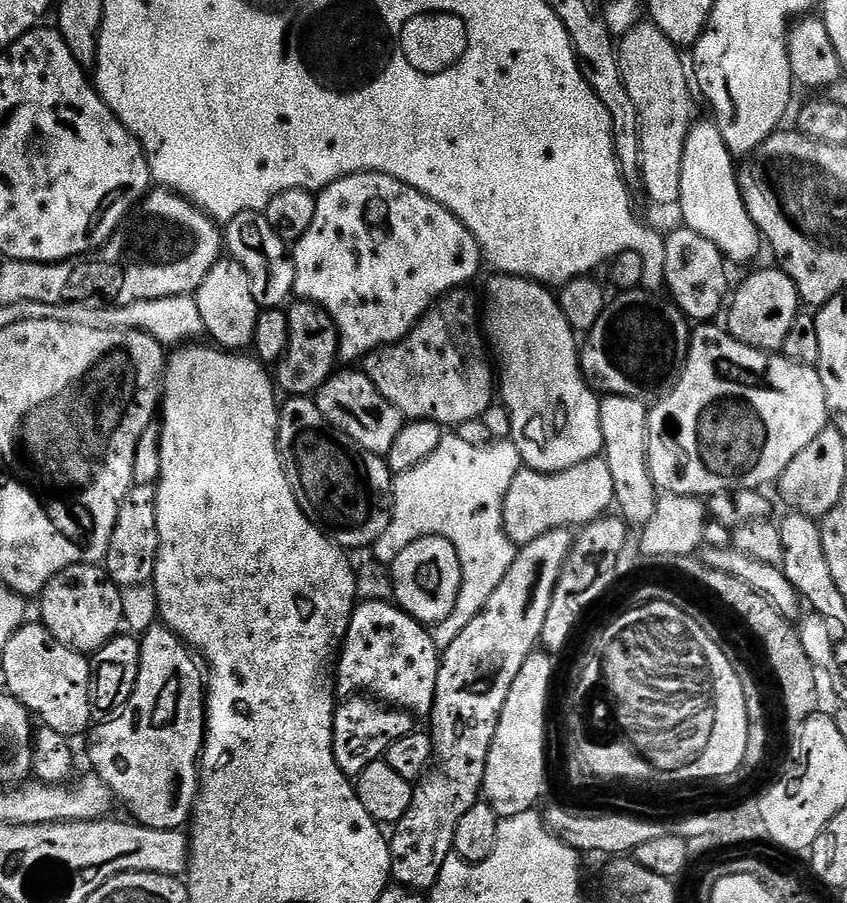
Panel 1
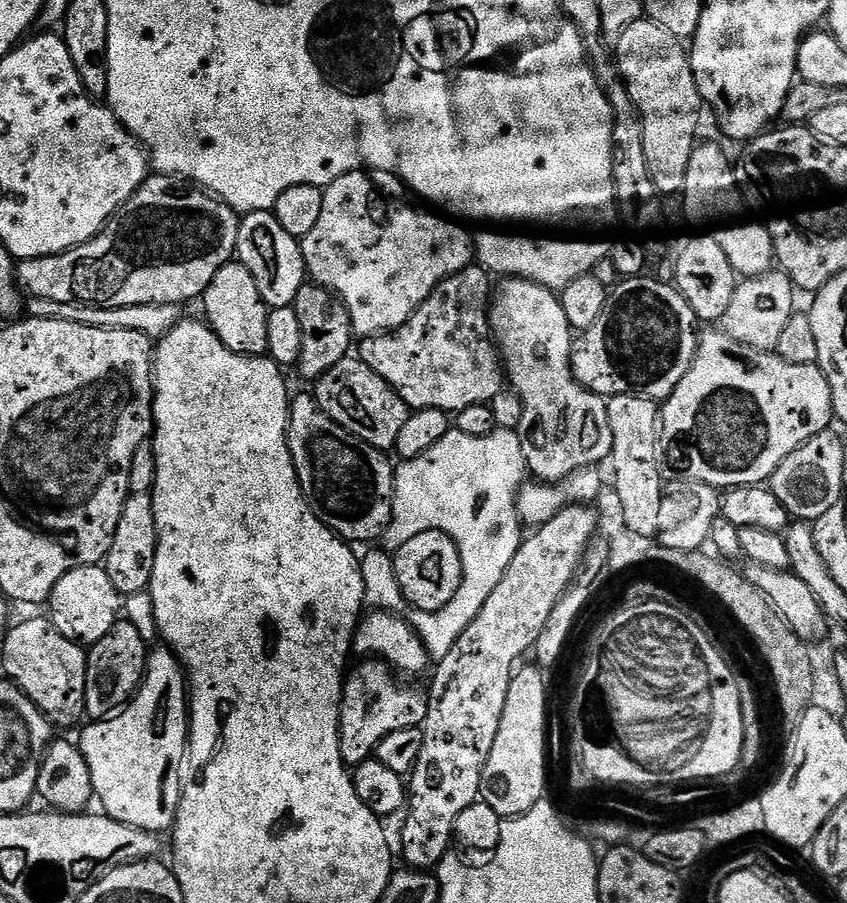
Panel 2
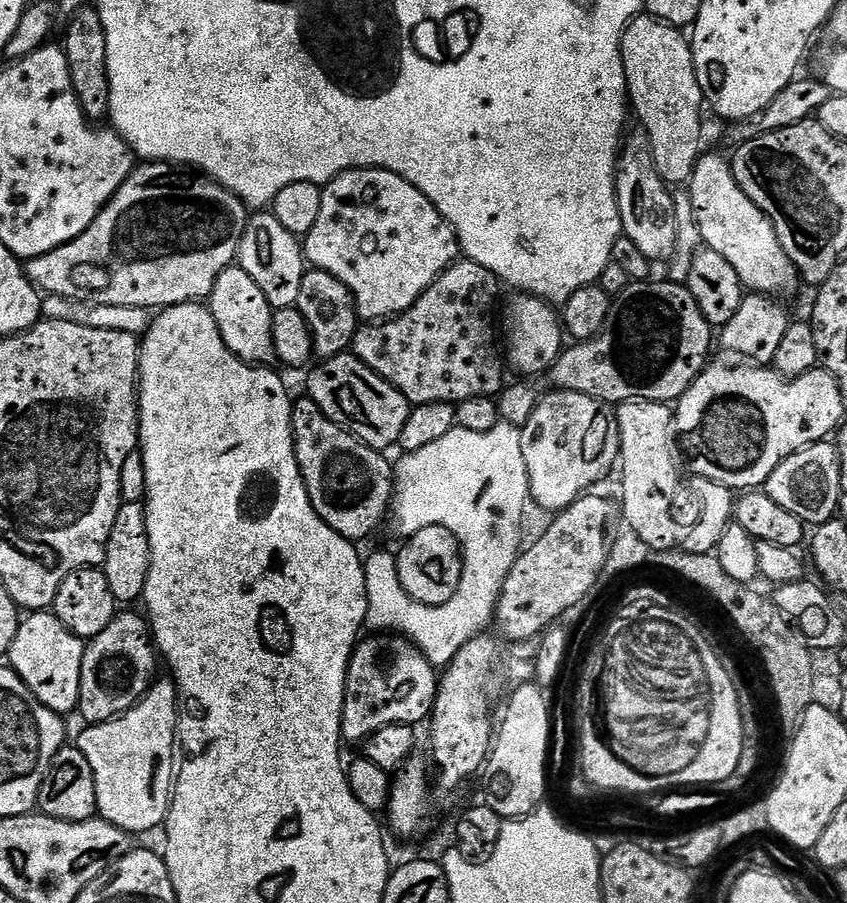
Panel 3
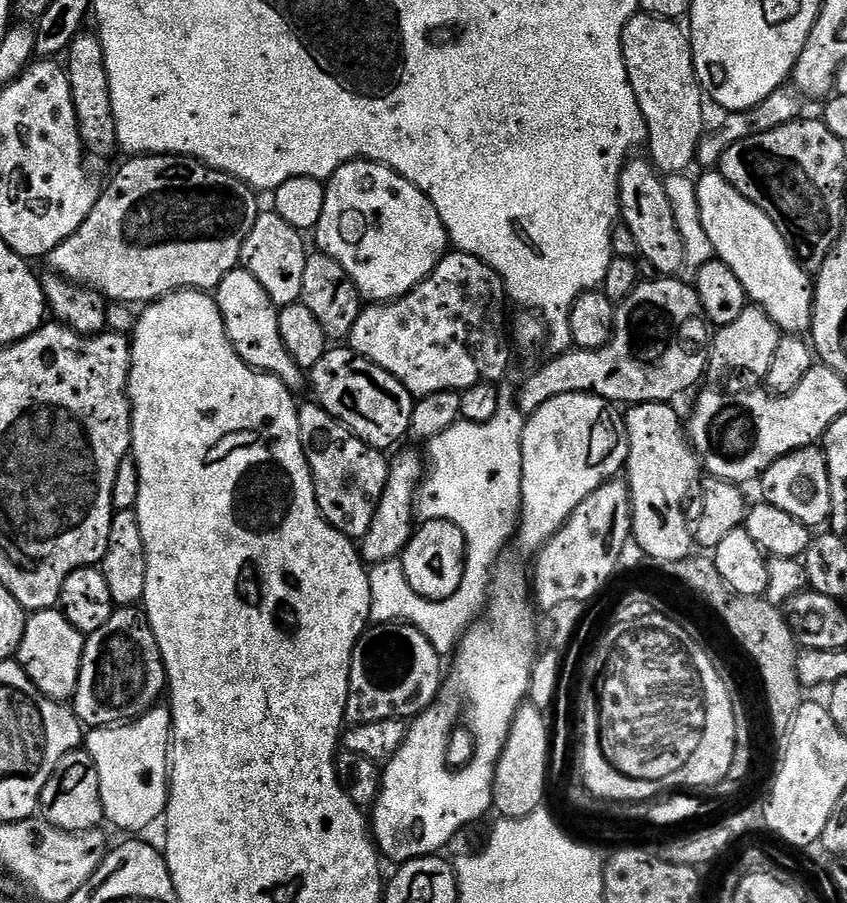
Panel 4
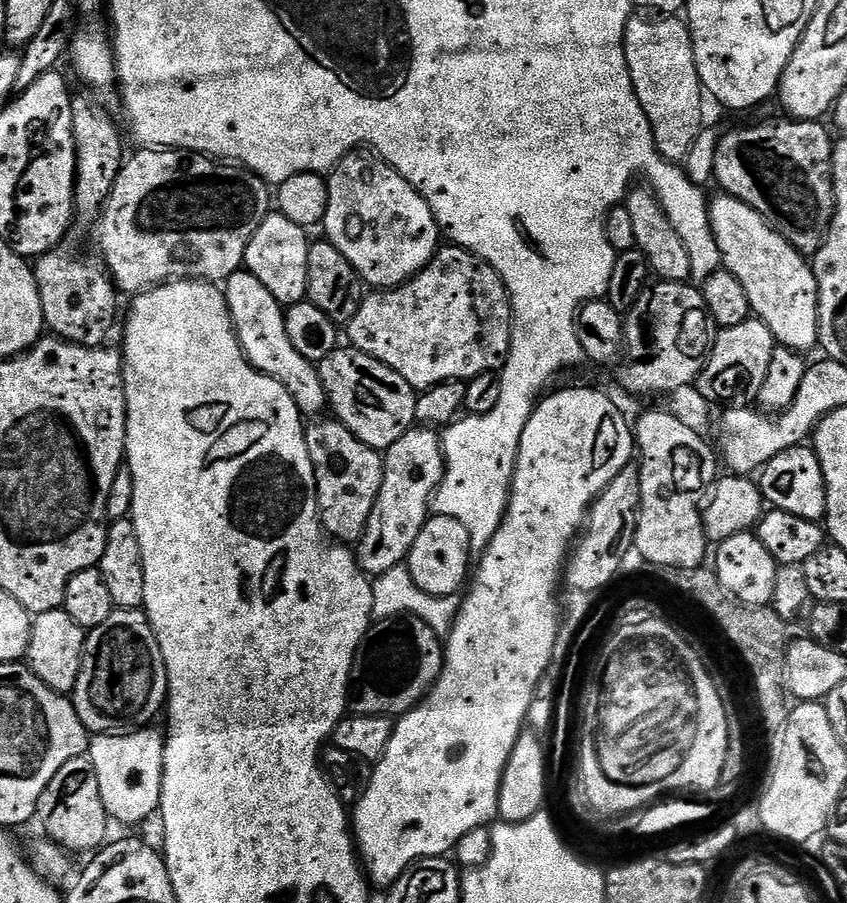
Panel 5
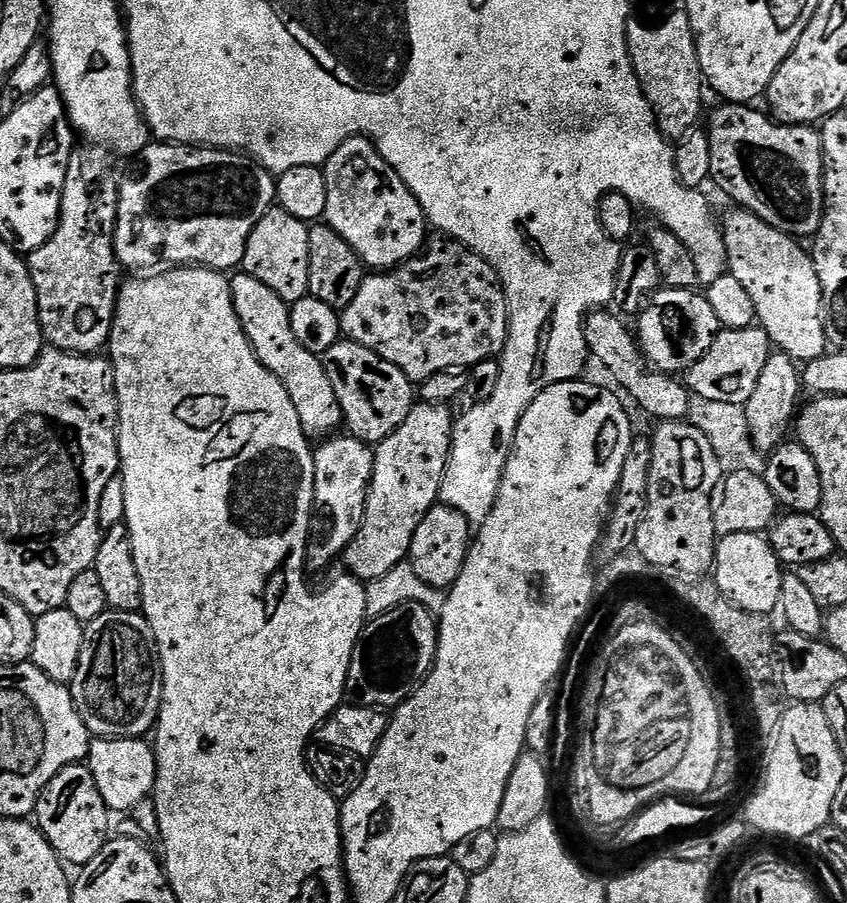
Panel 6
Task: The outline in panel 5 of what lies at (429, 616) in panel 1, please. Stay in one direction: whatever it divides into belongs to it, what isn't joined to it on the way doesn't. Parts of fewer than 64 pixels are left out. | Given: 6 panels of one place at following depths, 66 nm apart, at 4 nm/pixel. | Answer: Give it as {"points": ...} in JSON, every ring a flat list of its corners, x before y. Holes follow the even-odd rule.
{"points":[[433,515,422,526,418,538,414,538,414,546,408,555,406,567,410,575,413,576,414,582,426,594,455,597,465,587,466,581,469,579,470,565,473,560,472,539,466,526,462,526,462,522,449,516]]}

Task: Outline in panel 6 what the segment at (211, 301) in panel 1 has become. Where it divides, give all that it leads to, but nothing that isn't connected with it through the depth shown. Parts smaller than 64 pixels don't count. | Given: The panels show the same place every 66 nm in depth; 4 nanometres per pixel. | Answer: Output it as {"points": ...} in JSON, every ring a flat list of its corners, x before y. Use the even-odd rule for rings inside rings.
{"points":[[236,275,230,280,234,310,246,338,256,351,256,357,262,366,266,366,266,370,270,370,270,374,278,378,278,382,282,382,282,386,286,386,286,394,290,394,290,402,294,402,294,410,298,410,304,433,310,438,331,437,339,429,336,427,341,427,344,415,336,401,334,386,330,386,323,359,310,354,310,350,299,345,298,338,294,338,294,330,290,330,290,306,285,300,278,298,270,286,262,286,258,278]]}

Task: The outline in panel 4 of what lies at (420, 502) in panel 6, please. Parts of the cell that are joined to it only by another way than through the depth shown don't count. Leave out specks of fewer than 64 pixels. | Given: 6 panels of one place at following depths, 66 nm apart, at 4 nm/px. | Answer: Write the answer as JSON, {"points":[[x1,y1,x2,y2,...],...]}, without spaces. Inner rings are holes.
{"points":[[408,448,405,452,397,451,391,457,388,465,388,481,386,490,378,502,378,510,374,514,374,522,370,530,364,535,362,543,359,545,360,554,364,557,365,565,373,566,387,560,395,560,403,553,408,540,414,531,414,501,416,490,420,486,422,479,422,469,426,460,414,449]]}

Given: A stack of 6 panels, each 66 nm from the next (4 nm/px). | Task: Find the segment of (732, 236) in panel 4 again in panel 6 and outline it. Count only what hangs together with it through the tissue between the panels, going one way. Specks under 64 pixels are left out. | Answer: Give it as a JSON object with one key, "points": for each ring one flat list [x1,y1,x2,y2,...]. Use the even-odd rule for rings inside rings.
{"points":[[732,211,736,212,730,213,725,220,722,220,722,231,728,255,728,272,734,278,738,278,738,282,742,282,743,288,750,294,759,327,764,329,773,345,779,351,792,357,793,361,807,362,825,355,829,342,828,335,824,333,824,295,811,255,805,249,803,252,796,245,799,243,793,237,762,222,762,218,758,218,753,212]]}

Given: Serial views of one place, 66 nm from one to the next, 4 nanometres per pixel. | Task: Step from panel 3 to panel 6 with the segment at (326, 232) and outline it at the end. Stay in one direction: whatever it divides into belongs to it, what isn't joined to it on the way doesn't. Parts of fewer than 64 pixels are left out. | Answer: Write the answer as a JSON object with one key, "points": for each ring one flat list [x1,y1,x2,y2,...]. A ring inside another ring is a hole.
{"points":[[364,136,350,137,346,142,342,142,342,146,338,146,338,150,334,150,334,154,330,154,322,167,326,178,324,220,350,244,360,256,361,262,369,269,397,268,425,247,430,236,430,225,424,217,418,198,410,194,406,182,402,182,402,178,398,178,393,168,380,157,379,150,371,140]]}

